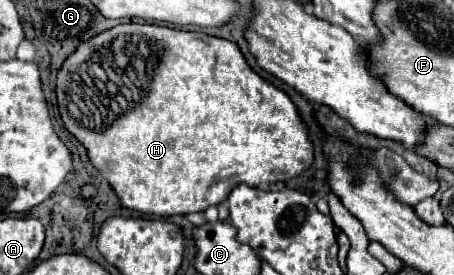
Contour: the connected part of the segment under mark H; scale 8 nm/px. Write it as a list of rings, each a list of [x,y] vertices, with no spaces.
[[[121,24],[111,30],[105,30],[93,36],[89,42],[83,42],[63,62],[57,74],[57,104],[59,104],[61,118],[65,122],[65,128],[77,140],[83,142],[83,146],[89,152],[89,160],[99,168],[103,178],[111,182],[121,204],[149,216],[175,216],[175,214],[203,212],[209,206],[217,206],[225,202],[237,184],[245,182],[255,188],[269,188],[271,184],[297,178],[313,164],[313,142],[309,138],[309,126],[301,118],[291,98],[283,90],[275,88],[271,82],[261,78],[247,64],[243,52],[239,50],[235,42],[201,34],[201,32],[185,32],[185,30],[175,30],[167,26],[155,26],[155,24]]]

